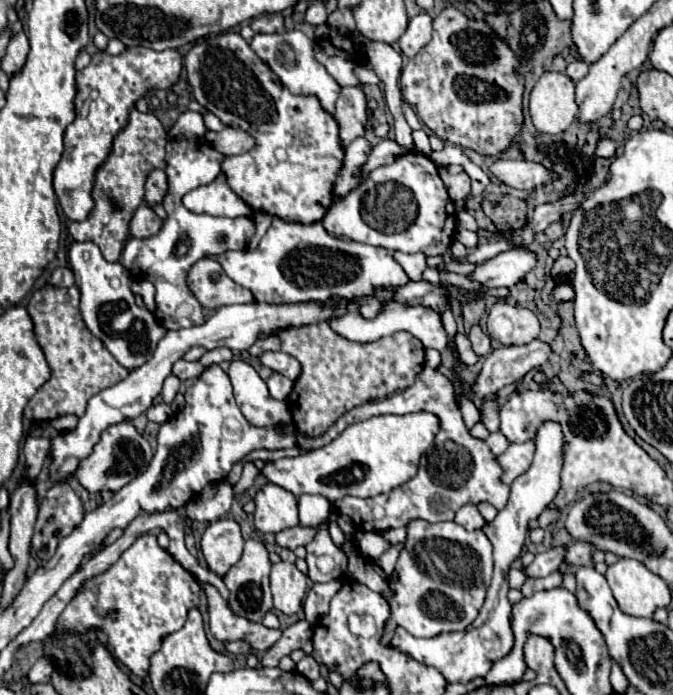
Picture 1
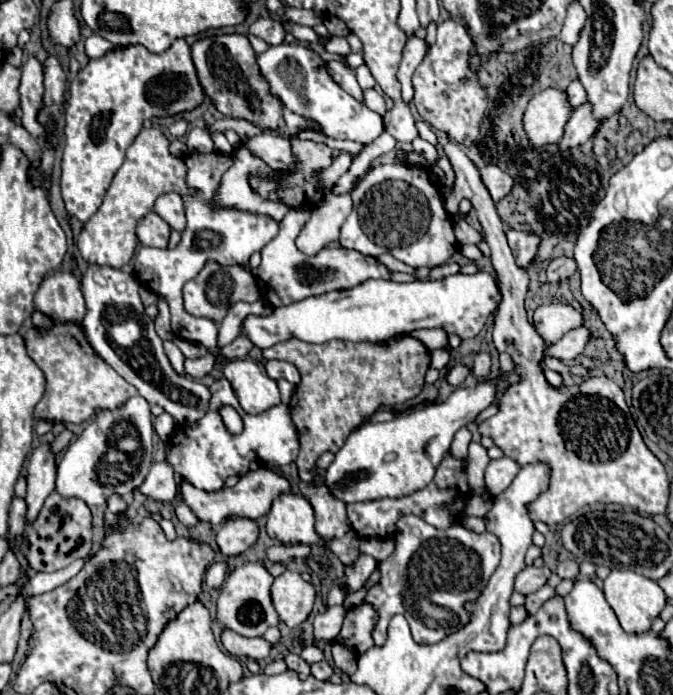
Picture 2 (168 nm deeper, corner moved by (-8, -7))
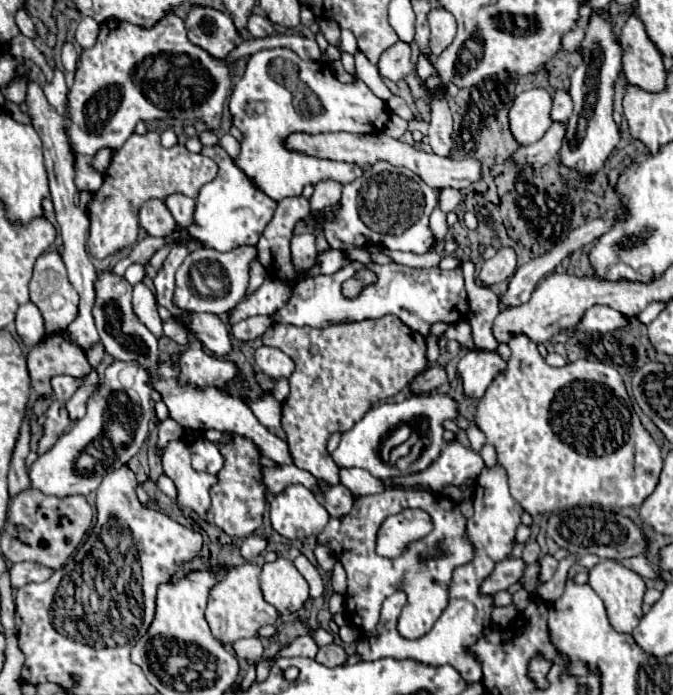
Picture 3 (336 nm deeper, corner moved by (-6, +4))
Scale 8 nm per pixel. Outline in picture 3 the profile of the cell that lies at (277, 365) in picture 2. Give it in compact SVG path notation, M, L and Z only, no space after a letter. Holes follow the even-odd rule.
M259 347L255 351L255 361L257 361L257 367L269 375L271 379L279 379L279 377L291 377L293 369L295 369L295 363L289 355L285 355L281 349L275 349L275 347Z

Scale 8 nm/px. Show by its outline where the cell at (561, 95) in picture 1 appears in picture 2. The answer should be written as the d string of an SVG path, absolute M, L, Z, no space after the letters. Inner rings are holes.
M547 88L535 94L523 114L523 128L535 148L557 144L571 118L571 106L565 92Z

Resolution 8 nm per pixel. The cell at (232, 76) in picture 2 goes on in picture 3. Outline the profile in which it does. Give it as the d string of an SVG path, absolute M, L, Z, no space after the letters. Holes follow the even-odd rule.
M193 7L185 19L185 27L189 41L215 59L227 59L243 41L229 15L207 7Z

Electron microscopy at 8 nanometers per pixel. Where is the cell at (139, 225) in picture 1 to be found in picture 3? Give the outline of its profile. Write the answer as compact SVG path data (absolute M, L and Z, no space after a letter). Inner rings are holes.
M149 199L139 209L139 225L153 237L167 237L175 231L177 223L161 199Z

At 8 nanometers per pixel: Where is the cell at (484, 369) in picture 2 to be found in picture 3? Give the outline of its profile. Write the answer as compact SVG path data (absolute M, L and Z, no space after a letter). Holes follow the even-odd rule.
M471 349L459 361L459 375L463 379L463 389L471 397L483 397L489 383L505 369L505 361L493 351Z

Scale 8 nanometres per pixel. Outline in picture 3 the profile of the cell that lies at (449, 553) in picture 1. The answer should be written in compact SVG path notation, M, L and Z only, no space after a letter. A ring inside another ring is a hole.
M385 491L379 495L357 497L353 509L339 519L331 519L325 531L319 535L319 541L329 543L335 557L343 563L347 571L347 595L349 601L349 621L363 629L373 631L379 619L381 603L395 591L407 593L407 605L399 617L399 633L407 639L423 637L433 623L441 617L449 603L449 587L453 581L453 571L461 565L467 565L475 557L473 543L465 537L467 519L459 511L459 505L449 501L439 493L405 493L405 491ZM395 499L401 499L401 509L405 507L421 507L431 515L433 531L413 541L399 557L381 557L377 555L377 533L381 527L381 505L393 505L385 509L385 517L395 513Z

